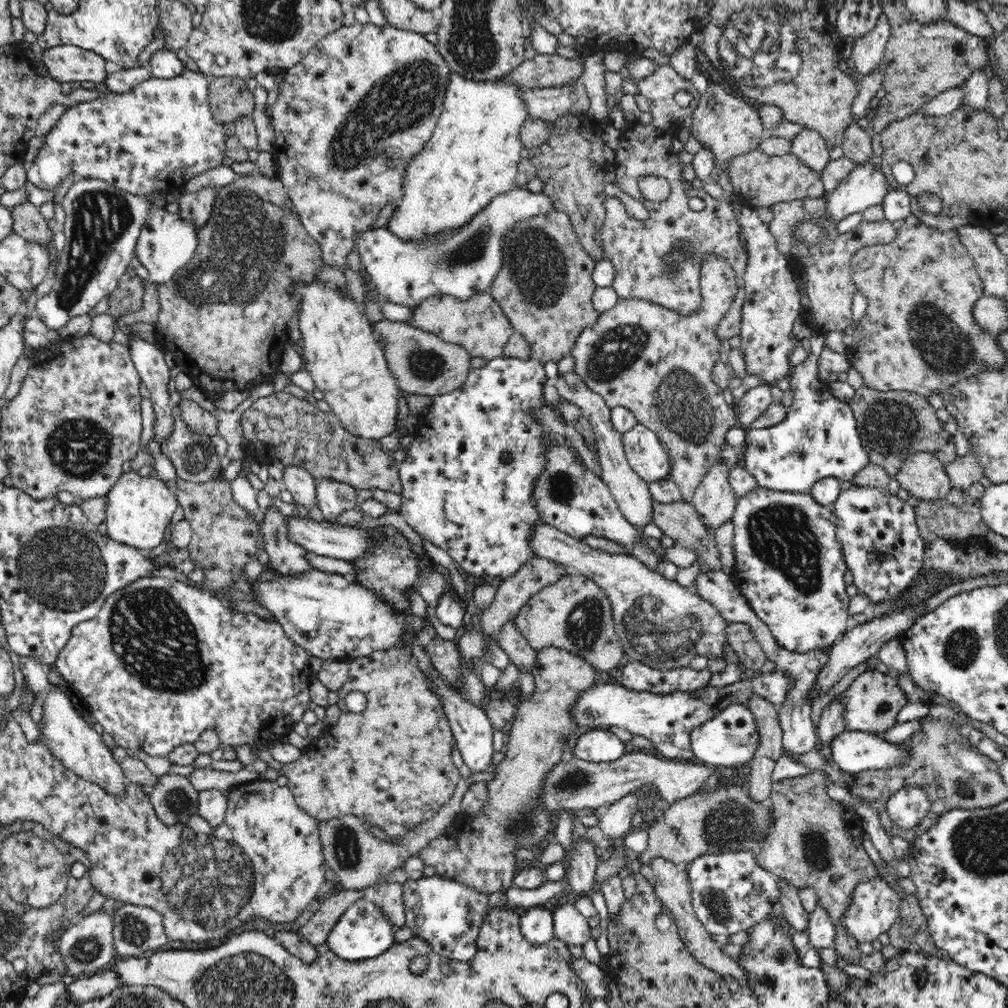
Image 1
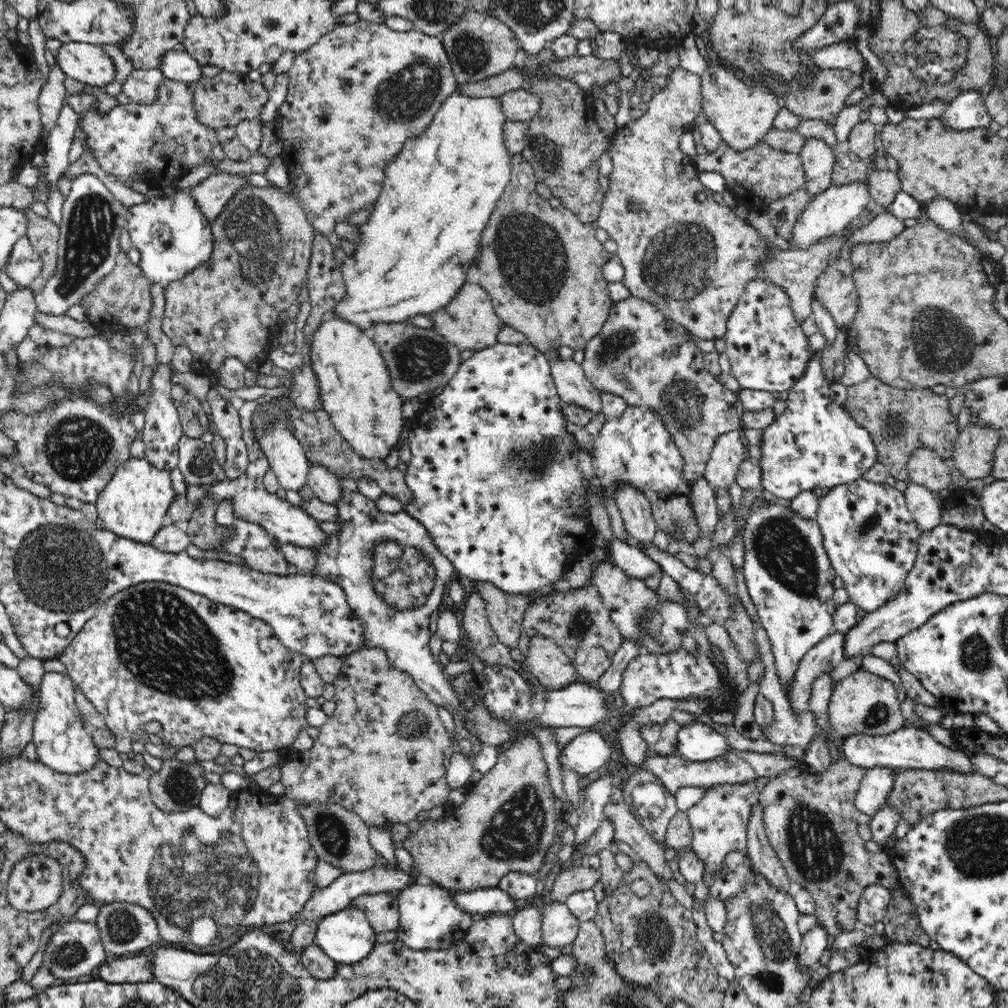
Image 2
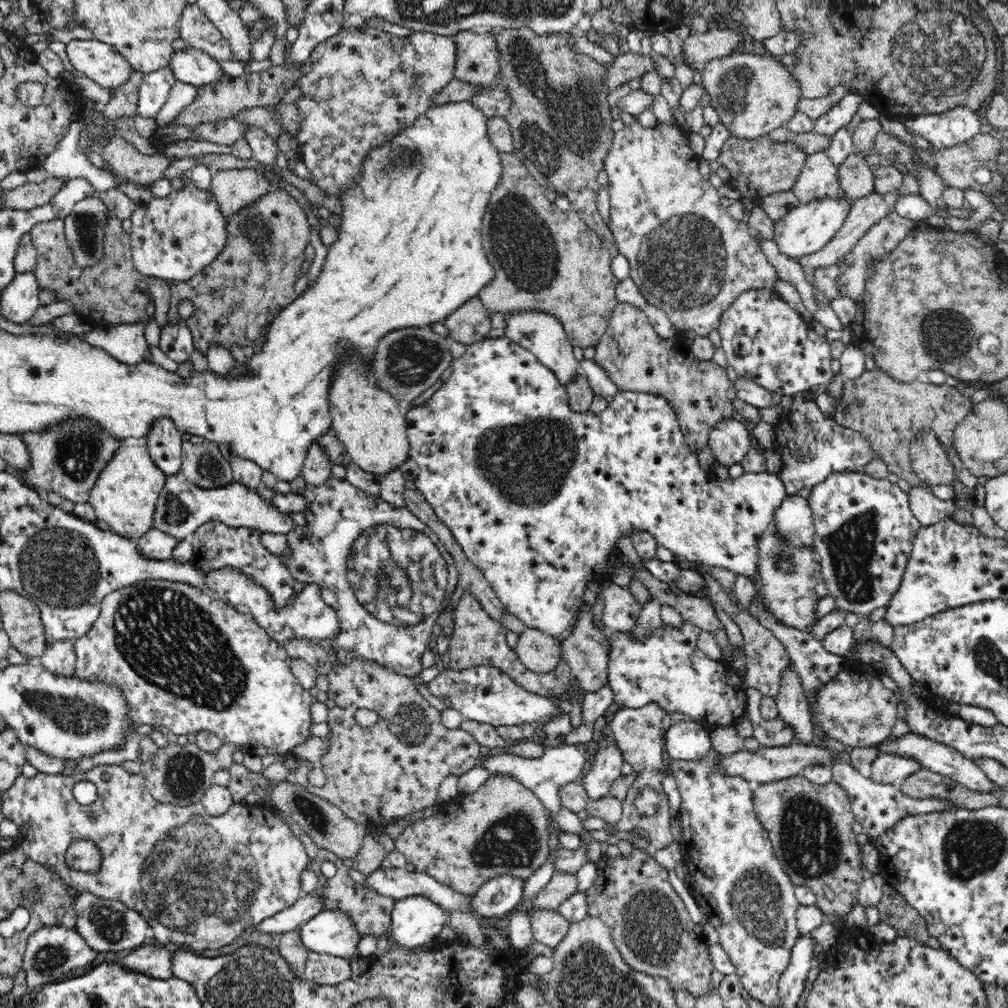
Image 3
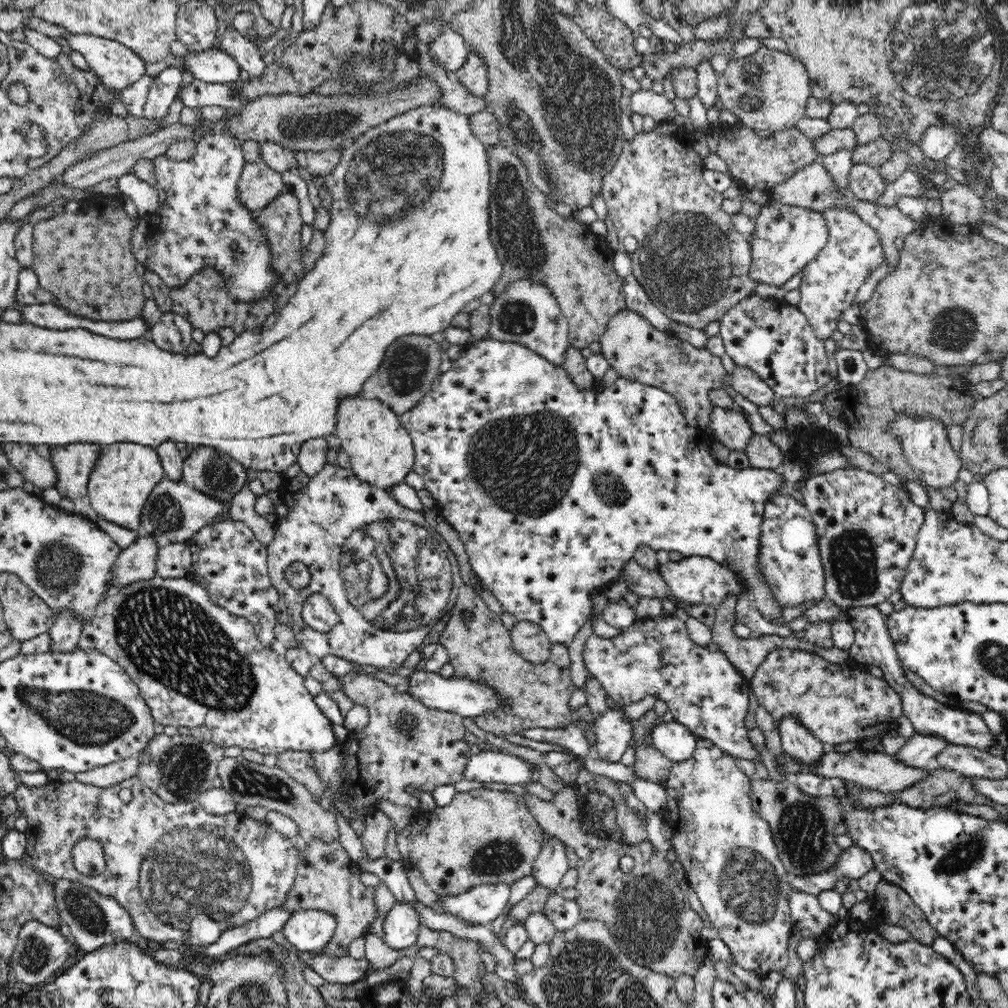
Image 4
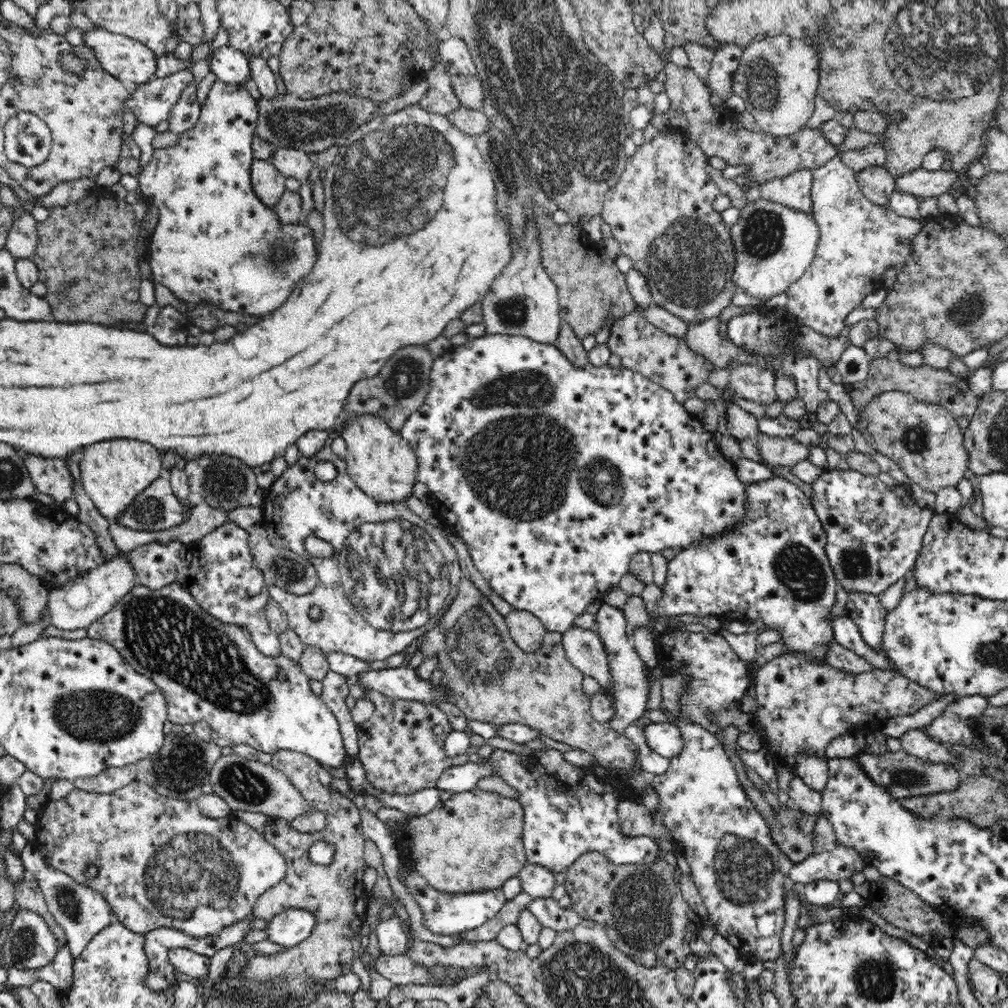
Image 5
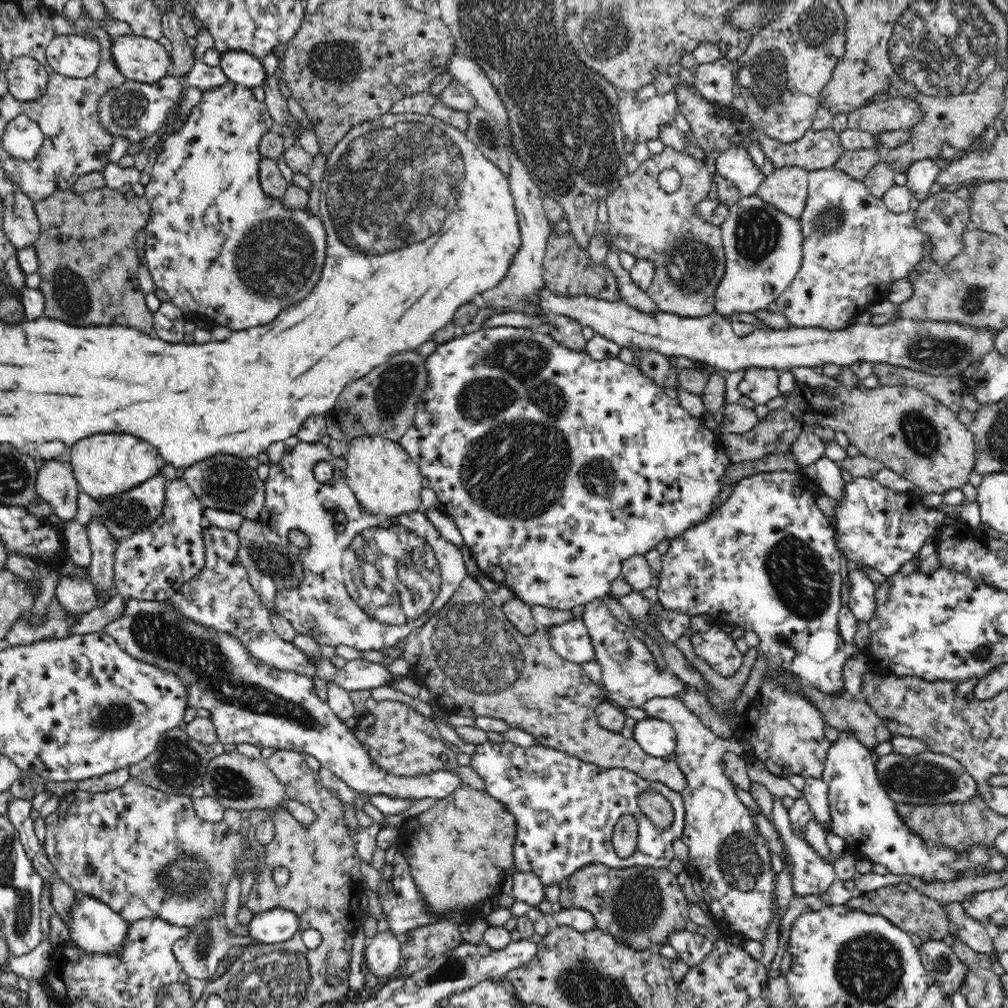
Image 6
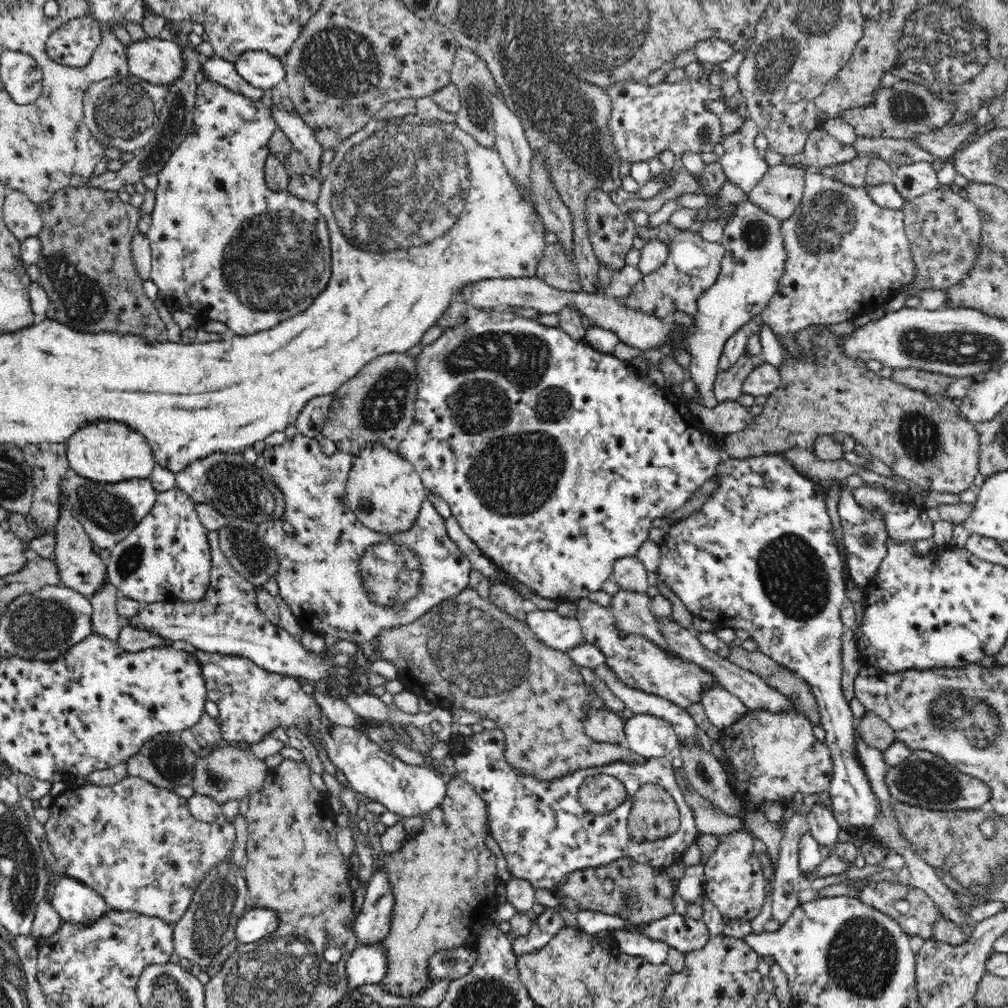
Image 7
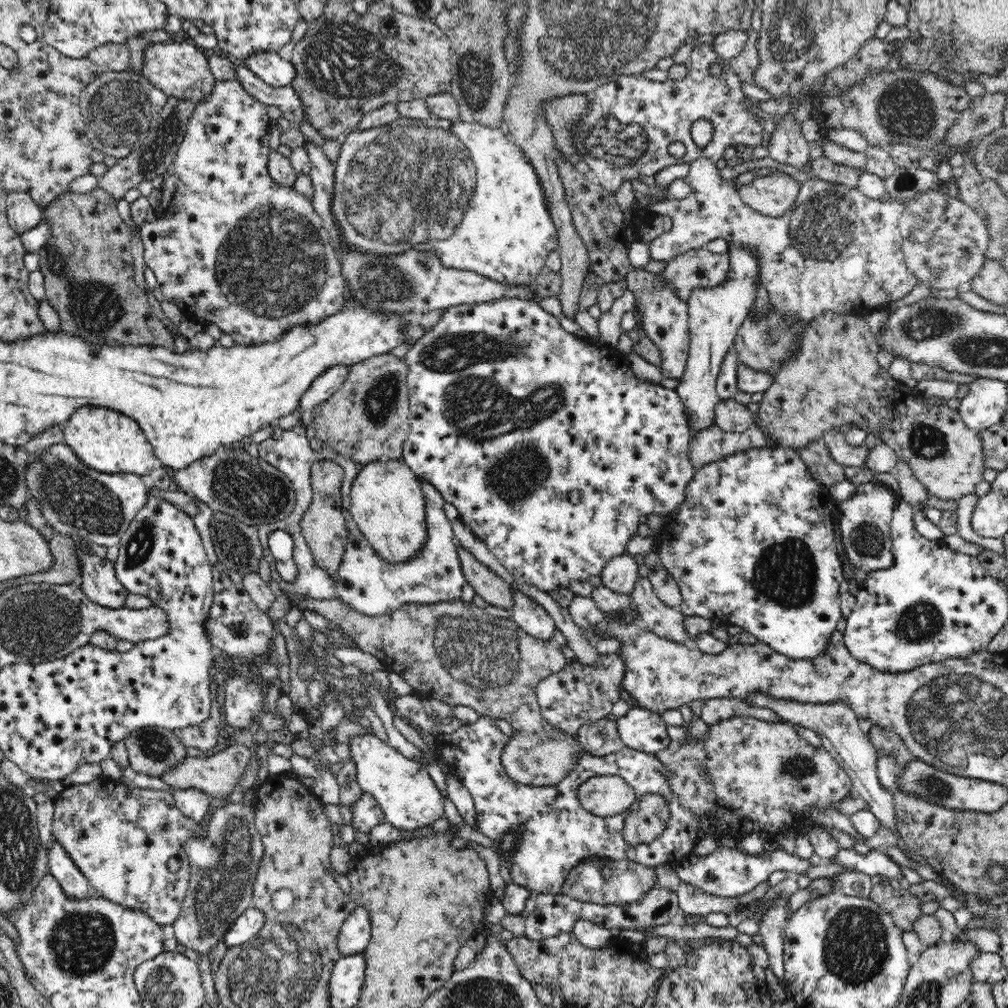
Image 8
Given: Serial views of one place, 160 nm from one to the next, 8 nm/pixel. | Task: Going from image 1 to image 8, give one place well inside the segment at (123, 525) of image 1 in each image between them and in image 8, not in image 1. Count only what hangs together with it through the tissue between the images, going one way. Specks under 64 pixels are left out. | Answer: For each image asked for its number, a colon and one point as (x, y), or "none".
2: (134, 505)
3: (125, 496)
4: (120, 484)
5: (114, 473)
6: (107, 465)
7: (108, 452)
8: (110, 443)

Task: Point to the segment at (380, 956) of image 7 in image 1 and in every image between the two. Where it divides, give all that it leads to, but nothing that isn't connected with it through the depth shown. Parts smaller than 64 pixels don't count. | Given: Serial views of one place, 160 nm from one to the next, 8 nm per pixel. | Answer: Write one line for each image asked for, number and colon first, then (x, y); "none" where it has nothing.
1: (446, 913)
2: (430, 918)
3: (416, 921)
4: (401, 925)
5: (393, 938)
6: (383, 953)

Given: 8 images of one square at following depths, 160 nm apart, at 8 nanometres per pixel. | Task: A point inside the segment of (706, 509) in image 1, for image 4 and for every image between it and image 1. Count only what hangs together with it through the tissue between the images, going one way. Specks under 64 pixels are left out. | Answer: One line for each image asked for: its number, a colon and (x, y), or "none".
2: (727, 455)
3: (729, 441)
4: (730, 428)

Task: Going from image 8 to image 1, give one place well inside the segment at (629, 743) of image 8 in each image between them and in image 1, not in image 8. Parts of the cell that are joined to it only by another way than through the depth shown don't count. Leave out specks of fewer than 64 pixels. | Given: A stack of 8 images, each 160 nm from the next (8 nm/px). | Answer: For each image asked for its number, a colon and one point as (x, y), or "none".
1: (729, 740)
2: (698, 742)
3: (688, 740)
4: (674, 740)
5: (665, 738)
6: (656, 737)
7: (646, 735)

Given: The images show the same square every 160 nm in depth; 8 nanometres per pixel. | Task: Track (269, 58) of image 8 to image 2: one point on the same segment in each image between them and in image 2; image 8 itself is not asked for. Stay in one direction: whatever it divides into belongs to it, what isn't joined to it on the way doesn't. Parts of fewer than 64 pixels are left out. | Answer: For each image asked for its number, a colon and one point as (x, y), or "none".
2: (177, 66)
3: (189, 66)
4: (213, 66)
5: (231, 66)
6: (243, 69)
7: (261, 70)

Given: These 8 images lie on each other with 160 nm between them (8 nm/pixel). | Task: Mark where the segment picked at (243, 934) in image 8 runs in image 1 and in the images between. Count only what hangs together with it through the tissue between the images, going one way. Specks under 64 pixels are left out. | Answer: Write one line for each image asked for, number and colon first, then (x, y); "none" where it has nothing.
1: (363, 931)
2: (346, 936)
3: (333, 932)
4: (311, 930)
5: (291, 927)
6: (273, 926)
7: (254, 924)

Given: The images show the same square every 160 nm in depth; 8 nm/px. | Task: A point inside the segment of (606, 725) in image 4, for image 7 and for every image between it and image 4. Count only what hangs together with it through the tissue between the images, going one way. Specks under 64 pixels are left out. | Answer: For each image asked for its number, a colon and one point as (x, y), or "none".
5: (629, 696)
6: (630, 677)
7: (641, 665)

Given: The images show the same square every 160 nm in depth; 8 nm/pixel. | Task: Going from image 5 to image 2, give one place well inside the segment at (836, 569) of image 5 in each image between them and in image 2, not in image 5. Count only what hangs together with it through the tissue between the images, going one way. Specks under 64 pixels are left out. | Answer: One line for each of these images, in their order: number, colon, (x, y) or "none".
2: (871, 537)
3: (864, 529)
4: (867, 529)

